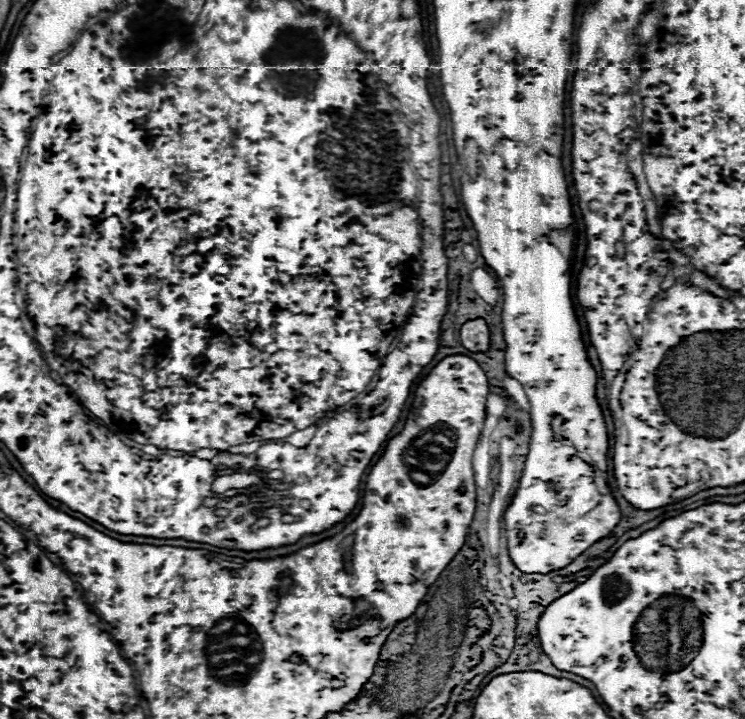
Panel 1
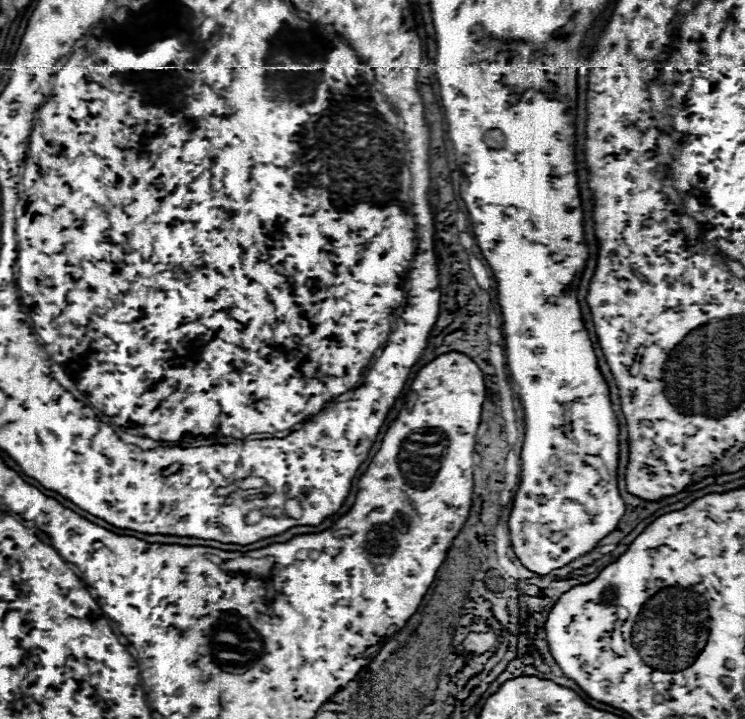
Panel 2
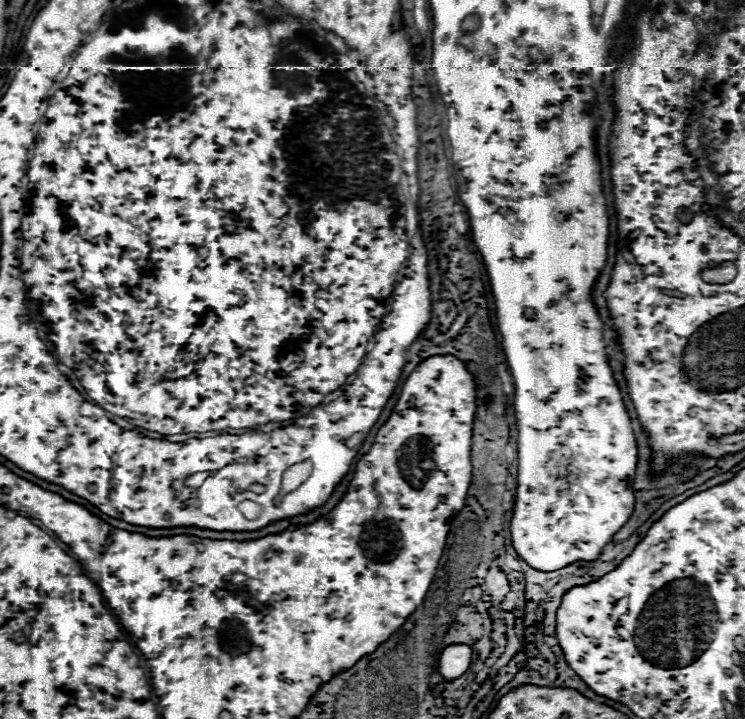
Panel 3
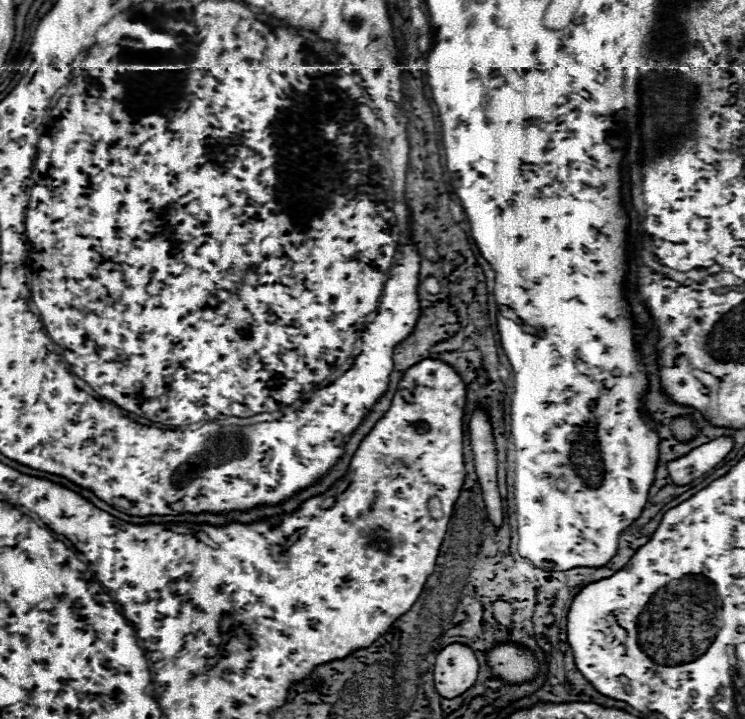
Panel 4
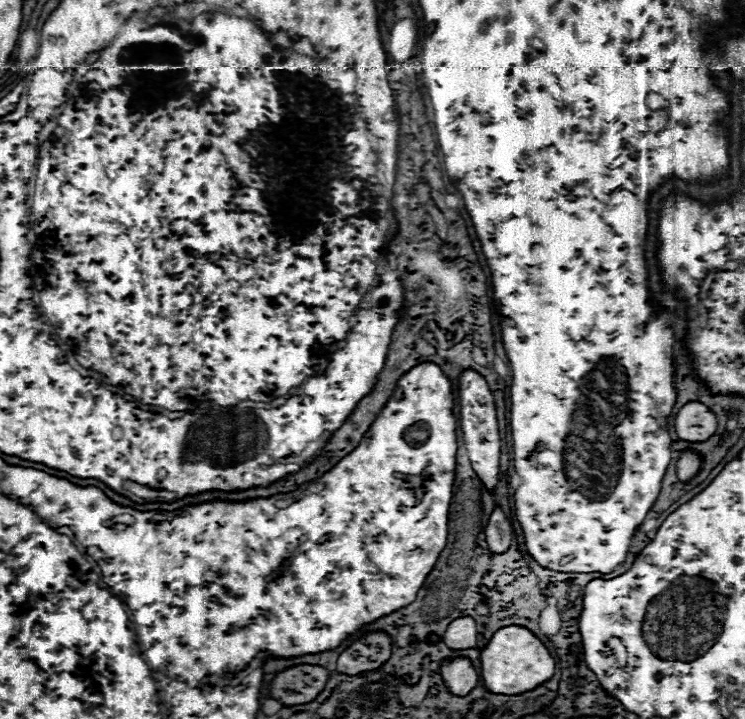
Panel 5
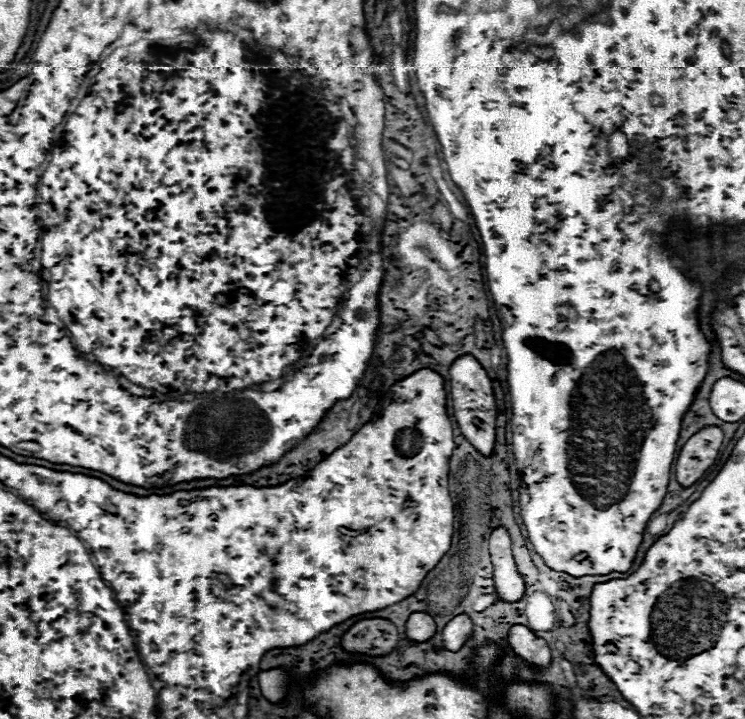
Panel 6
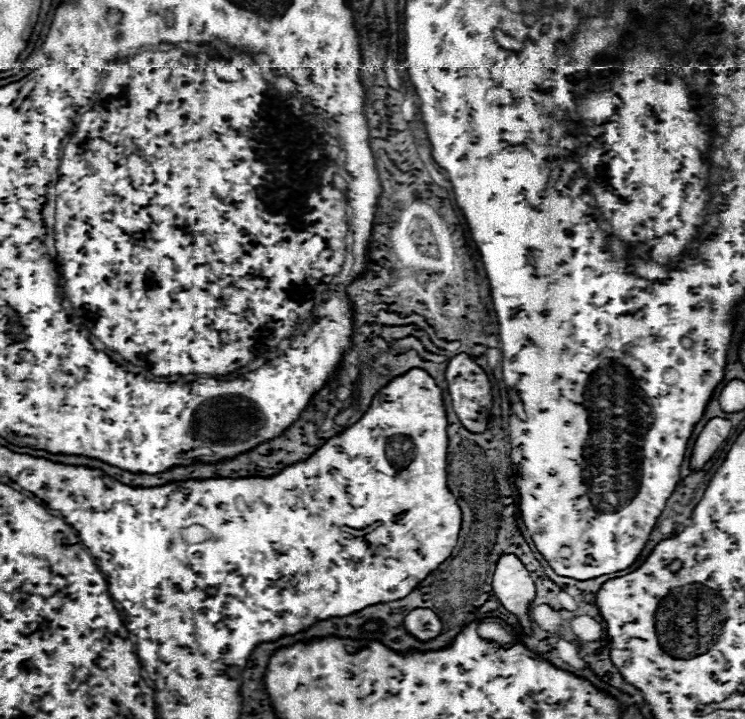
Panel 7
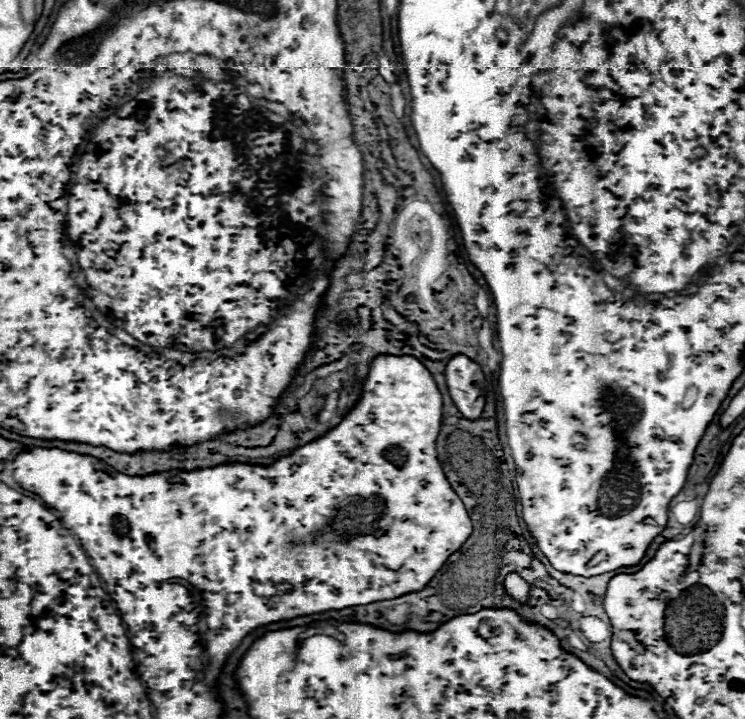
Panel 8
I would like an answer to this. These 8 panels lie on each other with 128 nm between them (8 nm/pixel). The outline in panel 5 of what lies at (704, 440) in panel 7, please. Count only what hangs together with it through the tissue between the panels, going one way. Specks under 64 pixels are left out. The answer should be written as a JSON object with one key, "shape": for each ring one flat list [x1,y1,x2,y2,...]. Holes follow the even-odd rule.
{"shape":[[693,450,684,451,677,463,677,476,682,482,689,482,701,469,703,460]]}

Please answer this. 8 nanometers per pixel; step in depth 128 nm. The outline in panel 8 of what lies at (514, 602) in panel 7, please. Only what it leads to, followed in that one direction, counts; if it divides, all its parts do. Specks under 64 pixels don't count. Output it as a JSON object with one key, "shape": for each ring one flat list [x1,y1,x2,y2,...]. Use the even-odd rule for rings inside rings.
{"shape":[[508,574,504,586,506,586,506,592,508,592,512,598,520,600,520,602,524,602,524,600,528,598,528,590,530,590,530,586,528,586,518,574]]}

